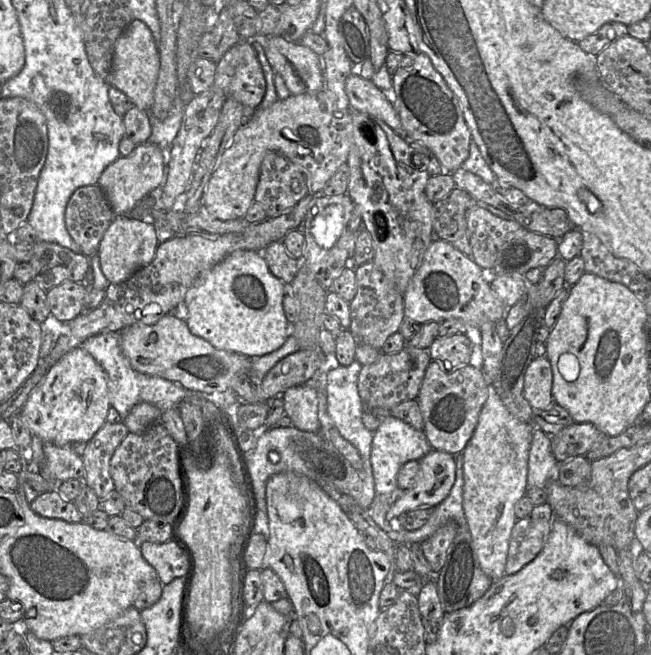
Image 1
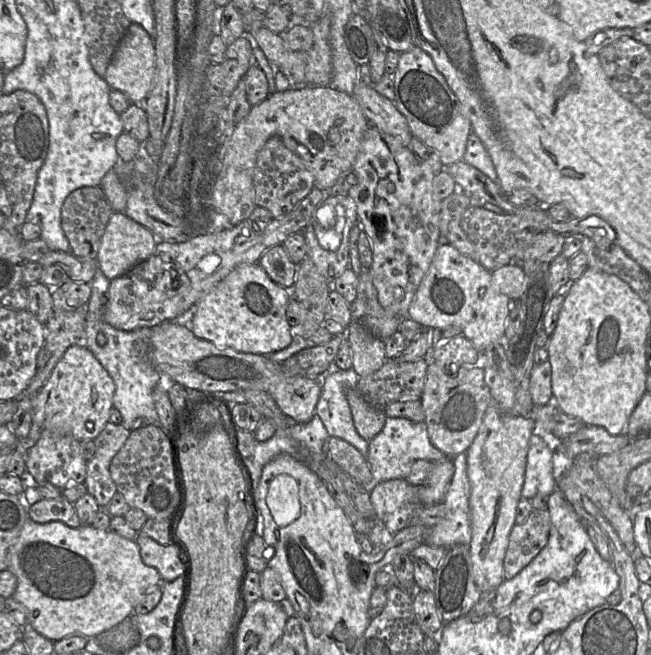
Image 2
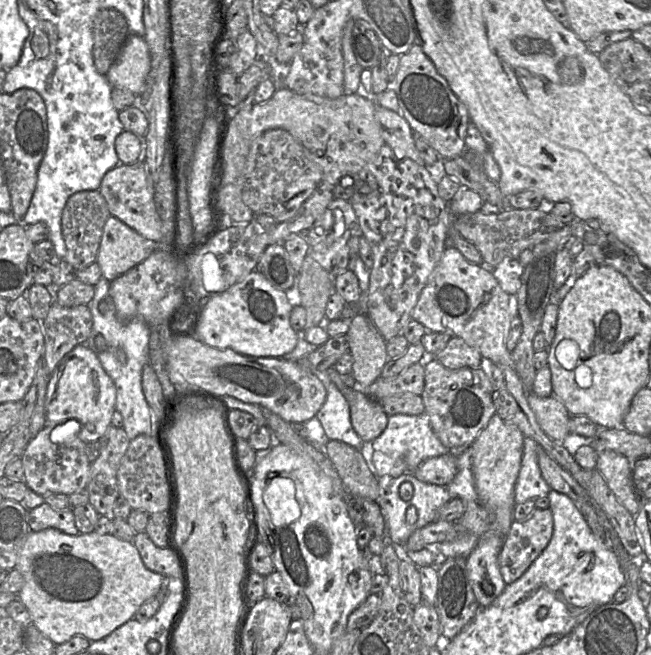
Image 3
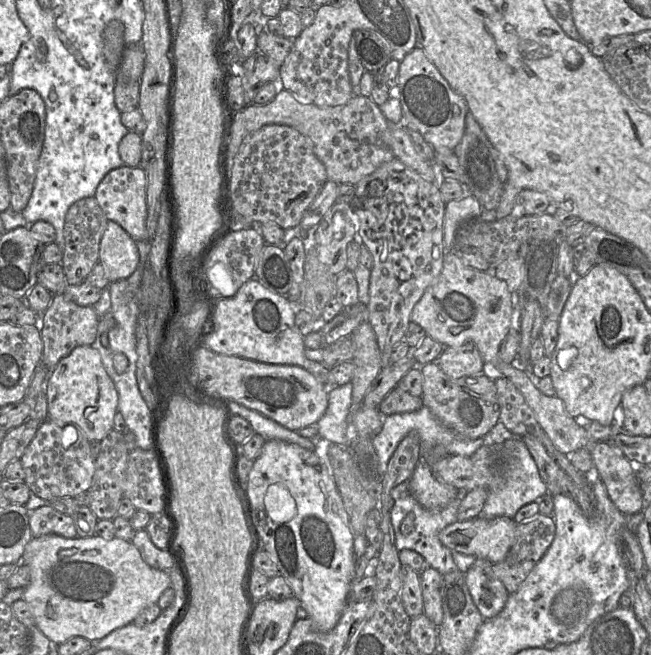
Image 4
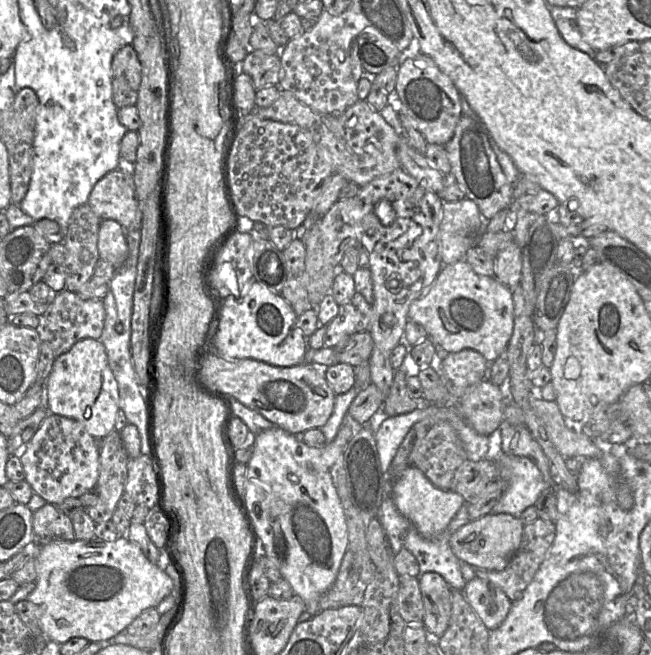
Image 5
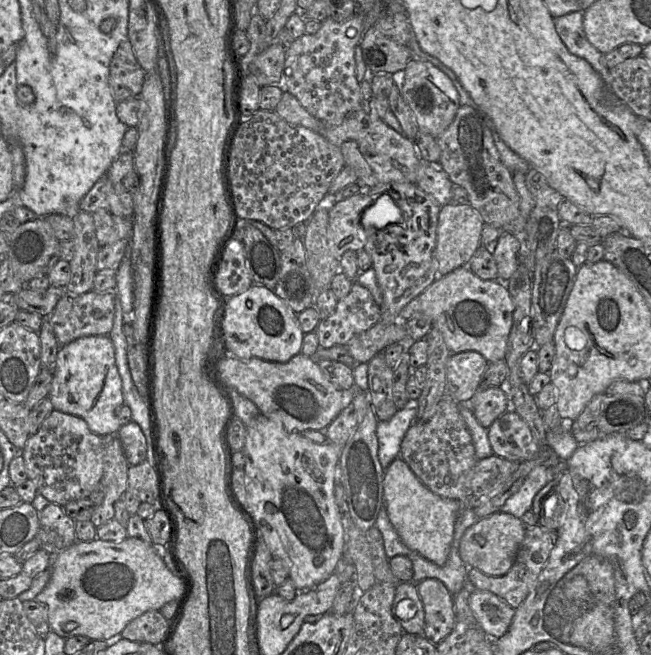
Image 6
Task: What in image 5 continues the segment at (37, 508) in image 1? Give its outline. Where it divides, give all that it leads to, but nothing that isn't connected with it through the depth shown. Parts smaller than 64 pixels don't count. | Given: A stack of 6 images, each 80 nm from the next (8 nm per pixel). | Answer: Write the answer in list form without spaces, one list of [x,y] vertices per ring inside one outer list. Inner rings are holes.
[[[51,503],[33,512],[32,525],[33,542],[37,547],[53,541],[76,539],[72,519]]]

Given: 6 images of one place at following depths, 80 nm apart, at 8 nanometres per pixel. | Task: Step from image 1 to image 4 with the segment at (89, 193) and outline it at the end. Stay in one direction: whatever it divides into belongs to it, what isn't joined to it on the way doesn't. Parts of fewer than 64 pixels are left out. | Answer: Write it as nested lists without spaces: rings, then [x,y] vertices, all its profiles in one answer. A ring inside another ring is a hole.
[[[94,196],[80,199],[68,209],[64,223],[64,250],[61,261],[67,284],[77,285],[84,282],[94,265],[99,262],[100,242],[108,221]]]

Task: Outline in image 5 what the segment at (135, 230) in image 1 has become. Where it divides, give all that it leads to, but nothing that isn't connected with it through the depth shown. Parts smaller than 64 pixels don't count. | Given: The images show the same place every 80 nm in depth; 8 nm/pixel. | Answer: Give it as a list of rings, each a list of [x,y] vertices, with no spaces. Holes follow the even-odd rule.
[[[103,219],[99,226],[98,236],[99,257],[120,268],[127,256],[128,245],[126,231],[116,220]]]

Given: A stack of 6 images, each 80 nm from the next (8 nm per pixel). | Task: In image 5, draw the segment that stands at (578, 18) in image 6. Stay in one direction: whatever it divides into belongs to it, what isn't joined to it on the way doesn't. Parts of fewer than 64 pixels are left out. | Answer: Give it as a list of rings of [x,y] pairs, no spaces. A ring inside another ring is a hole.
[[[550,7],[551,17],[563,40],[572,48],[594,58],[596,51],[582,38],[577,24],[577,8]]]

